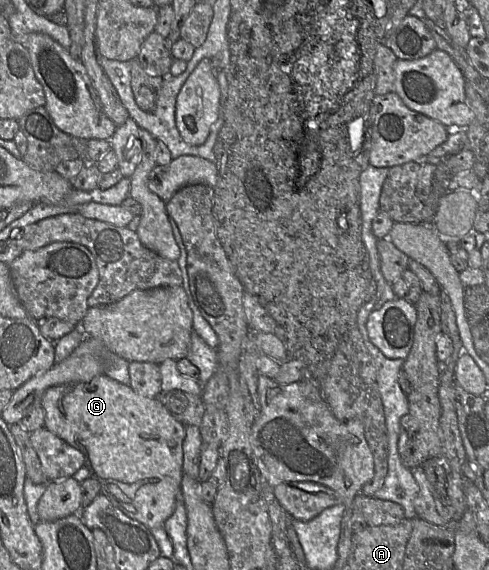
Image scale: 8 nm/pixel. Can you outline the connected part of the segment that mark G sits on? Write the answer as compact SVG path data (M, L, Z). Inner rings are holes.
M104 374L96 376L87 383L71 383L48 388L41 399L41 407L45 412L44 428L79 450L85 458L85 466L91 478L100 484L101 493L111 503L119 508L126 516L137 520L149 529L163 527L164 522L173 514L176 508L178 494L181 492L183 472L183 441L186 436L186 427L177 421L158 398L147 398L136 393L130 385L121 384Z

